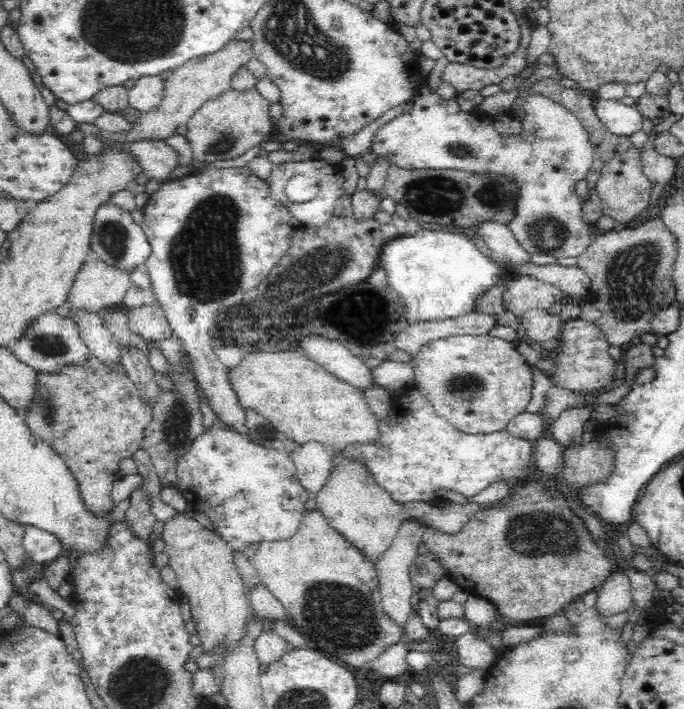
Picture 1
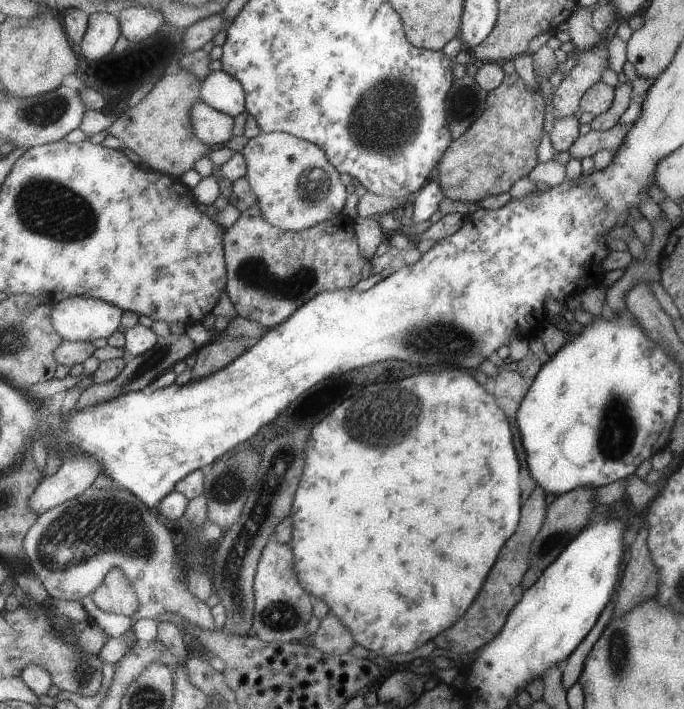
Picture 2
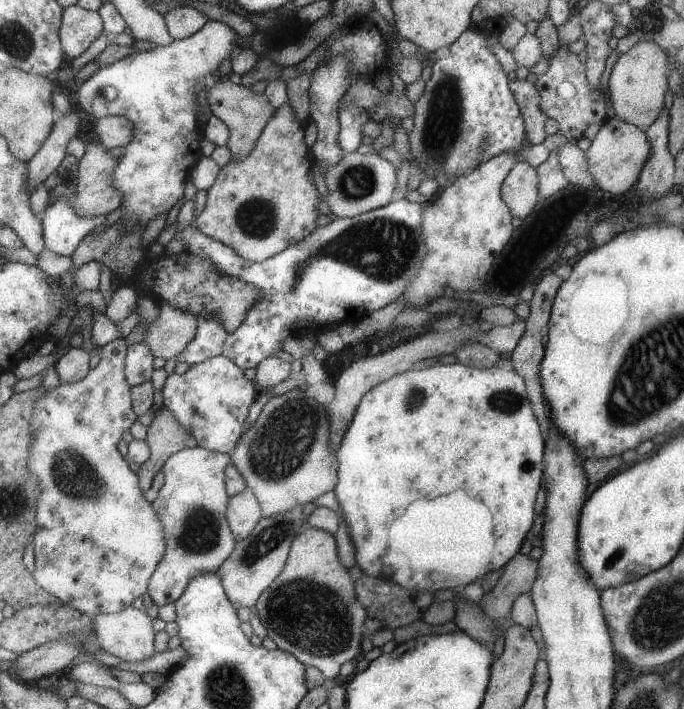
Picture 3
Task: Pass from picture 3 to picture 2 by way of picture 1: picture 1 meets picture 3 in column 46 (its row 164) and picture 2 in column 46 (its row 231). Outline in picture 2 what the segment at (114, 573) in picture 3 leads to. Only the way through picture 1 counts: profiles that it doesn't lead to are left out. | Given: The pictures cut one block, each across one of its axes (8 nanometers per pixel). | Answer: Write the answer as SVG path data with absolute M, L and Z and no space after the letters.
M91 486L86 492L58 504L56 508L50 508L38 517L32 525L27 538L24 541L24 552L30 559L29 568L36 578L46 588L49 598L60 600L80 600L87 597L103 584L107 574L115 568L123 570L124 574L139 592L138 618L156 618L165 612L174 612L187 618L191 623L198 625L210 632L218 631L215 616L211 614L211 608L196 598L191 590L188 590L186 582L182 580L183 567L176 556L176 546L172 532L158 520L158 511L142 502L135 494L116 487L100 490Z

